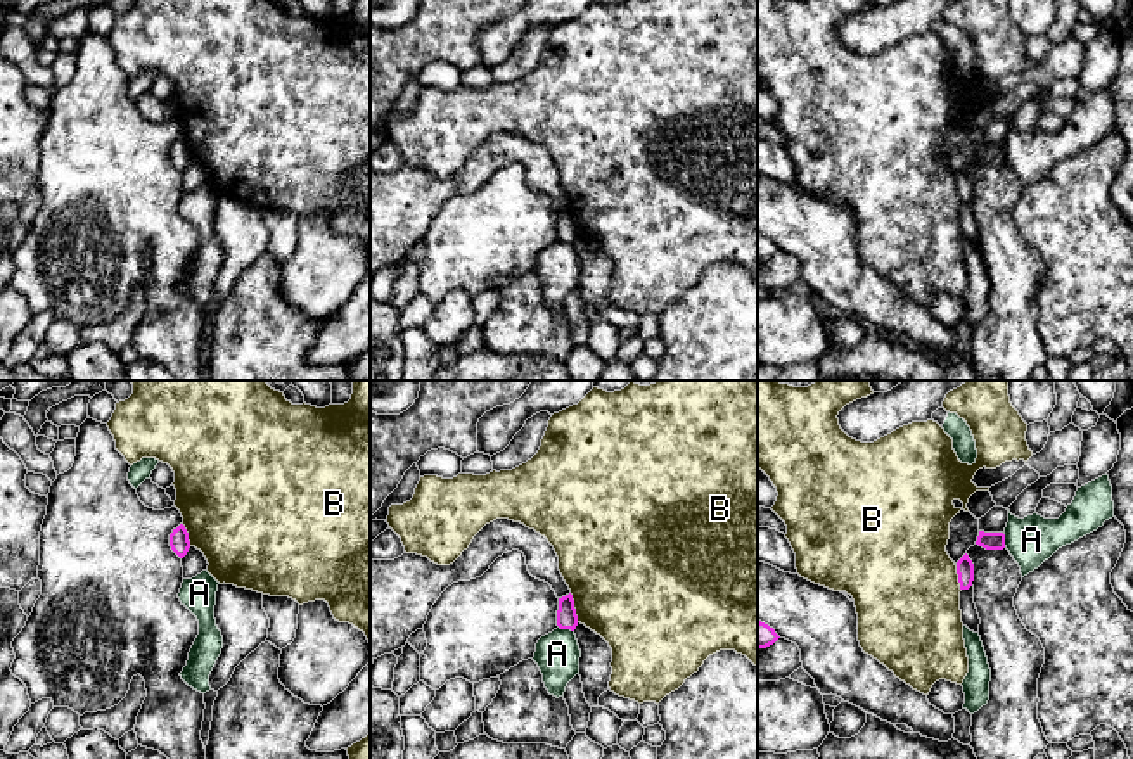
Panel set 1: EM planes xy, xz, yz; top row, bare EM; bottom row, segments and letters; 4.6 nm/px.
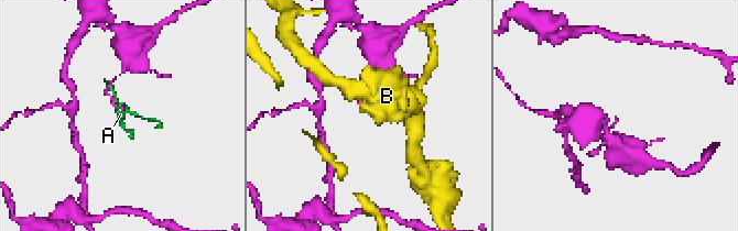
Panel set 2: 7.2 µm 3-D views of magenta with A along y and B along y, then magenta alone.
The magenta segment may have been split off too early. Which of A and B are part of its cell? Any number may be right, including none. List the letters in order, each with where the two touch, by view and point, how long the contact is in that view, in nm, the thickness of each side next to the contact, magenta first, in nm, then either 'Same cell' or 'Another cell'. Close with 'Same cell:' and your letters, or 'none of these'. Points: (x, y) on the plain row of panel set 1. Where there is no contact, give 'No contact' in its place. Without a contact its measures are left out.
A: Touches magenta at xz (566, 241). Shared border 80 nm. Thickness 100 nm (magenta) against 220 nm. Another cell
B: Touches magenta at xz (573, 220). Shared border 140 nm. Thickness 100 nm (magenta) against 480 nm. Another cell
Same cell: none of these

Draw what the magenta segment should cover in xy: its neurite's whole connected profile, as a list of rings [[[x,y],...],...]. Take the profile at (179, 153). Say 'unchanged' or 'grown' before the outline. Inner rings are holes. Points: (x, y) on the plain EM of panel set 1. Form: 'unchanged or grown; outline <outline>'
unchanged; outline [[[180,137],[173,145],[170,147],[170,159],[171,163],[183,171],[190,161],[189,145],[183,137]]]

